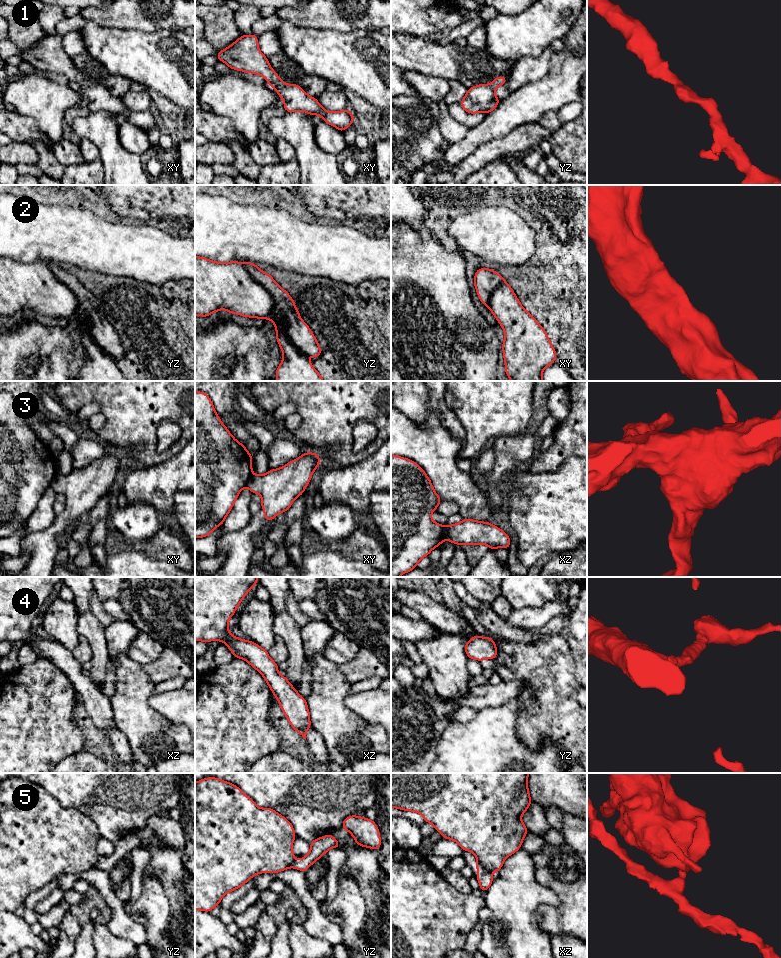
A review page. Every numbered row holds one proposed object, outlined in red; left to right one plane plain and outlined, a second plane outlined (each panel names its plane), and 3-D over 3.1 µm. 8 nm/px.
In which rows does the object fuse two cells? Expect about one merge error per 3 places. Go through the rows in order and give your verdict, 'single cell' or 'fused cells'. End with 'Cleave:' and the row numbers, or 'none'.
1: single cell
2: single cell
3: fused cells
4: single cell
5: fused cells
Cleave: 3, 5

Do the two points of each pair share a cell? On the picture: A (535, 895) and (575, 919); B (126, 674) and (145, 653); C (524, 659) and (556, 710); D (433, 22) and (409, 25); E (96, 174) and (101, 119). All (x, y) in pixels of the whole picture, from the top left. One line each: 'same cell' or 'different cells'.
A: different cells
B: different cells
C: same cell
D: same cell
E: different cells

